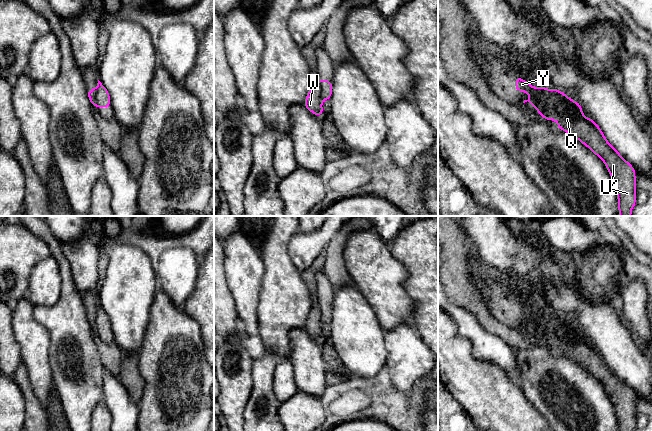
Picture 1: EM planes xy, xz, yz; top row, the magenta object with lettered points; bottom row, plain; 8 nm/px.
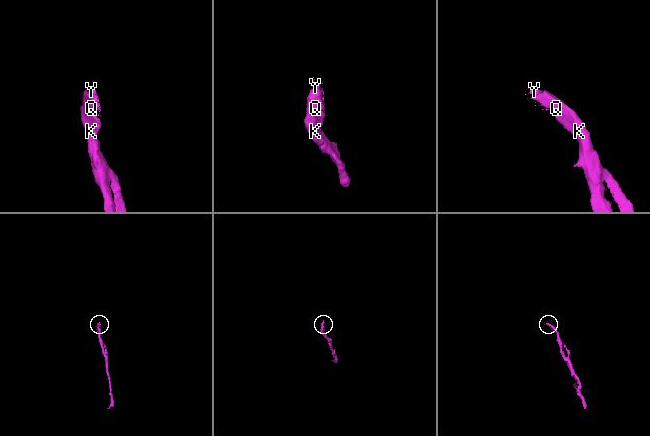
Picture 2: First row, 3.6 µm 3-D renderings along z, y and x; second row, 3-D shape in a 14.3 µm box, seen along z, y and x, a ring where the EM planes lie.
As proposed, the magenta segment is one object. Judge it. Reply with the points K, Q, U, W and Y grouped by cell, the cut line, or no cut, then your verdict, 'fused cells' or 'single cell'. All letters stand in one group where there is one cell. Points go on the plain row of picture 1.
K Q U W / Y; cut in yz along (534, 312), (534, 316), (544, 323), (543, 332); fused cells

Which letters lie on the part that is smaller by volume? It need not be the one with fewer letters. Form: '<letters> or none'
Y

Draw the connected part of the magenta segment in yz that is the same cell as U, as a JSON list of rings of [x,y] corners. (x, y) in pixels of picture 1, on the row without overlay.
[[[545,309],[537,310],[534,317],[545,323],[544,332],[534,329],[538,339],[547,345],[555,343],[558,352],[573,359],[600,381],[613,403],[618,431],[633,431],[636,428],[636,394],[611,370],[596,346],[582,338],[578,326],[556,312],[548,315]]]

